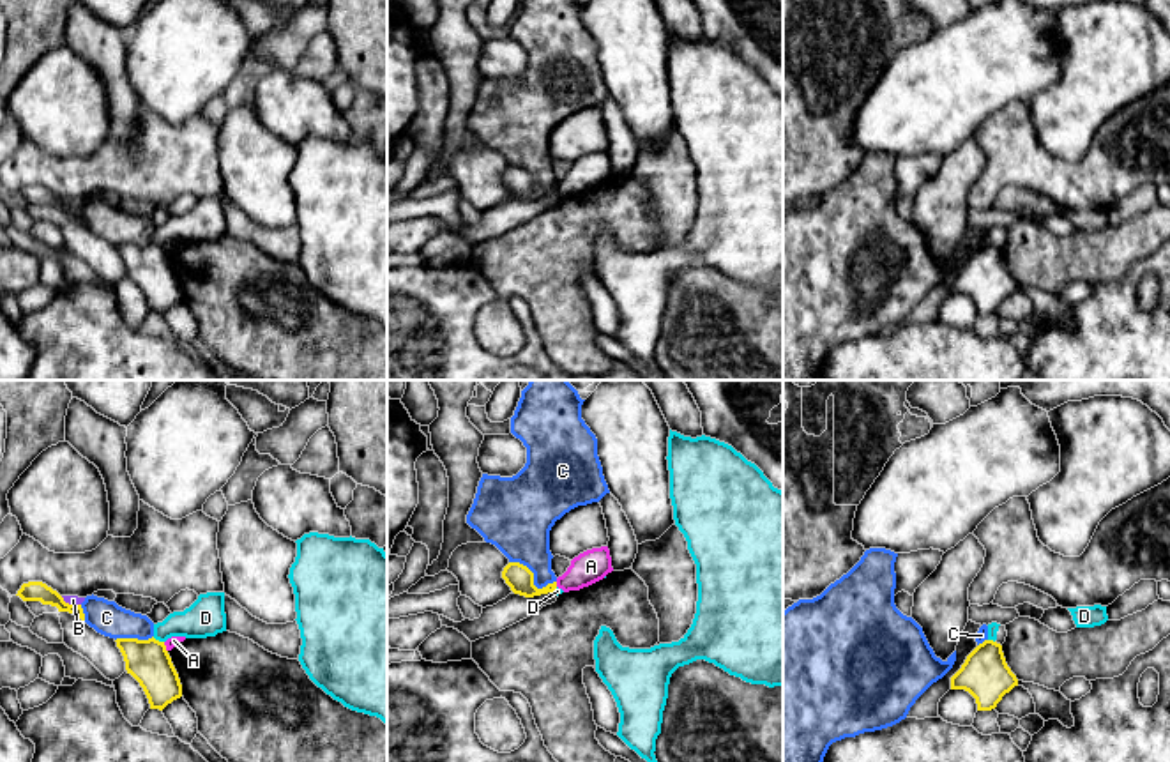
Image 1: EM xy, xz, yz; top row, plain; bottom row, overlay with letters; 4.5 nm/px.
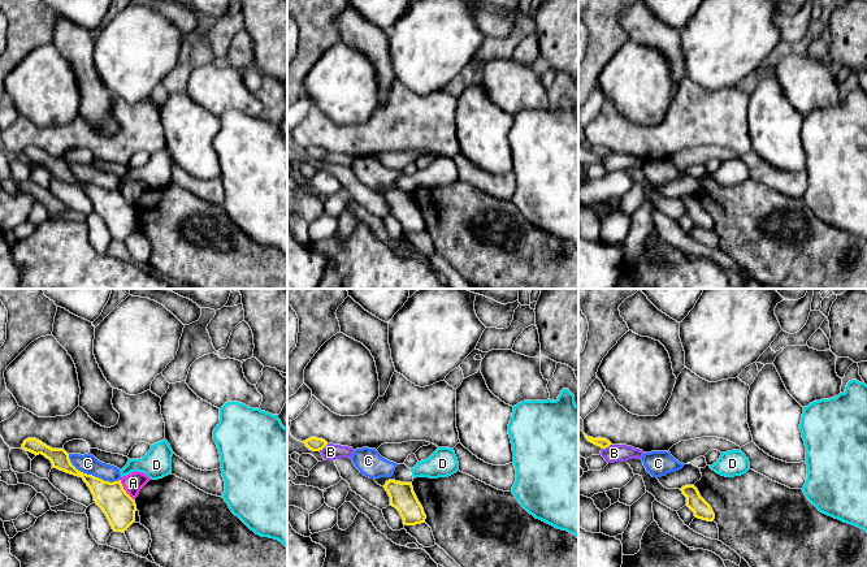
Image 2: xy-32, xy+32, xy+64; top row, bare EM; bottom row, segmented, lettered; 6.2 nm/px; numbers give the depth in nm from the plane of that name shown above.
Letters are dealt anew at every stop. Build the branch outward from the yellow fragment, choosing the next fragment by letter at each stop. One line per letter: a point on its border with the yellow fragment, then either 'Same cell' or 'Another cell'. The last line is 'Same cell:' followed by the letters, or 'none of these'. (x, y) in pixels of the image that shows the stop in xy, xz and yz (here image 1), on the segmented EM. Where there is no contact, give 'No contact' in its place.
A: Touches yellow at xz (555, 584). Another cell
B: Touches yellow at xy (71, 605). Another cell
C: Touches yellow at xz (532, 579). Another cell
D: Touches yellow at xy (158, 640). Another cell
Same cell: none of these

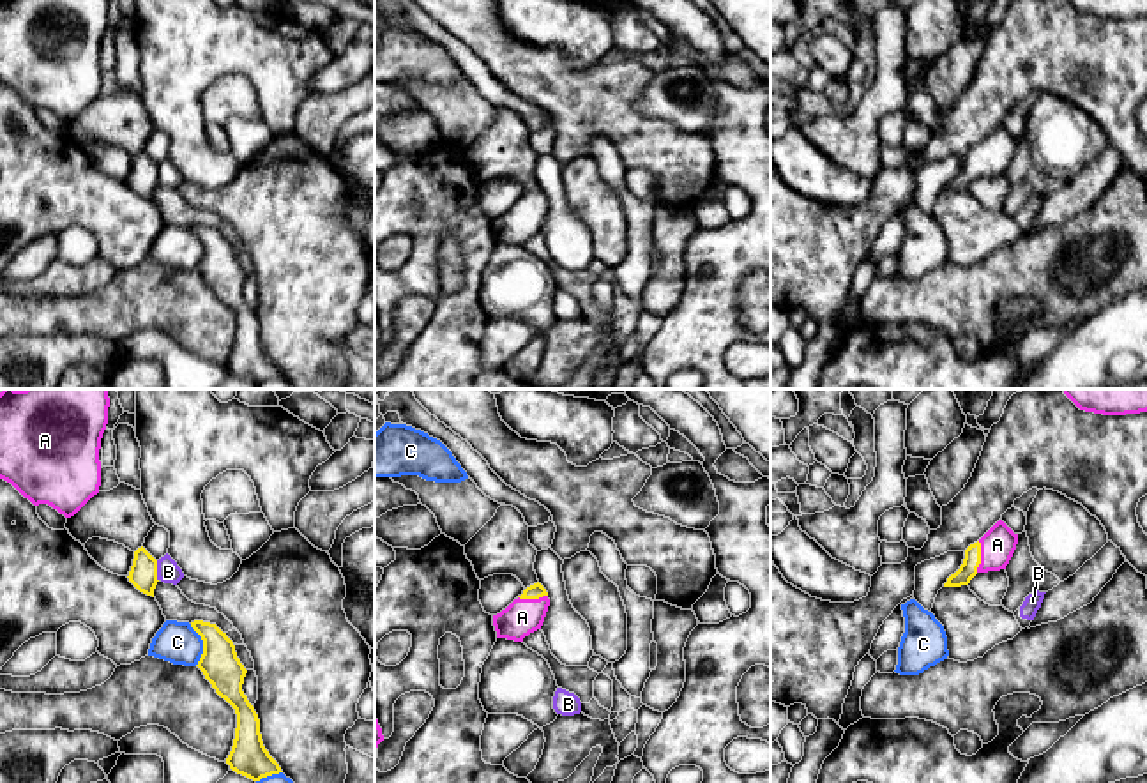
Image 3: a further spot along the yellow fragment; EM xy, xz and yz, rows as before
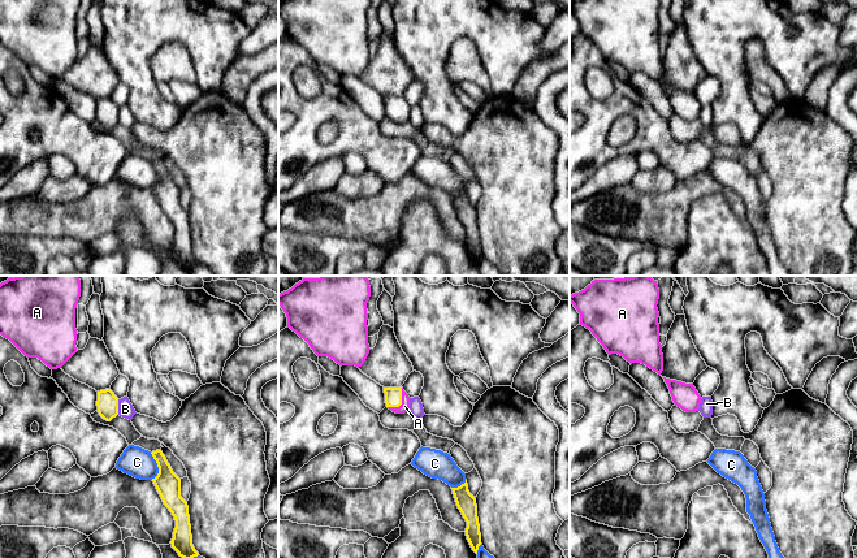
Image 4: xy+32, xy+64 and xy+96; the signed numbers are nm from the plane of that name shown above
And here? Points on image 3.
A: Touches yellow at yz (979, 557). Same cell
B: Touches yellow at xy (156, 571). Another cell
C: Touches yellow at xy (204, 646). Another cell
Same cell: A

